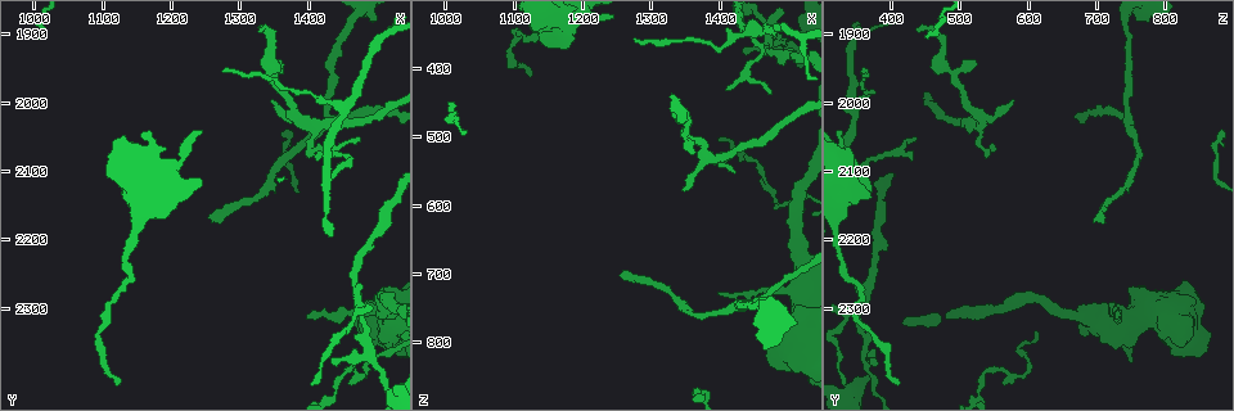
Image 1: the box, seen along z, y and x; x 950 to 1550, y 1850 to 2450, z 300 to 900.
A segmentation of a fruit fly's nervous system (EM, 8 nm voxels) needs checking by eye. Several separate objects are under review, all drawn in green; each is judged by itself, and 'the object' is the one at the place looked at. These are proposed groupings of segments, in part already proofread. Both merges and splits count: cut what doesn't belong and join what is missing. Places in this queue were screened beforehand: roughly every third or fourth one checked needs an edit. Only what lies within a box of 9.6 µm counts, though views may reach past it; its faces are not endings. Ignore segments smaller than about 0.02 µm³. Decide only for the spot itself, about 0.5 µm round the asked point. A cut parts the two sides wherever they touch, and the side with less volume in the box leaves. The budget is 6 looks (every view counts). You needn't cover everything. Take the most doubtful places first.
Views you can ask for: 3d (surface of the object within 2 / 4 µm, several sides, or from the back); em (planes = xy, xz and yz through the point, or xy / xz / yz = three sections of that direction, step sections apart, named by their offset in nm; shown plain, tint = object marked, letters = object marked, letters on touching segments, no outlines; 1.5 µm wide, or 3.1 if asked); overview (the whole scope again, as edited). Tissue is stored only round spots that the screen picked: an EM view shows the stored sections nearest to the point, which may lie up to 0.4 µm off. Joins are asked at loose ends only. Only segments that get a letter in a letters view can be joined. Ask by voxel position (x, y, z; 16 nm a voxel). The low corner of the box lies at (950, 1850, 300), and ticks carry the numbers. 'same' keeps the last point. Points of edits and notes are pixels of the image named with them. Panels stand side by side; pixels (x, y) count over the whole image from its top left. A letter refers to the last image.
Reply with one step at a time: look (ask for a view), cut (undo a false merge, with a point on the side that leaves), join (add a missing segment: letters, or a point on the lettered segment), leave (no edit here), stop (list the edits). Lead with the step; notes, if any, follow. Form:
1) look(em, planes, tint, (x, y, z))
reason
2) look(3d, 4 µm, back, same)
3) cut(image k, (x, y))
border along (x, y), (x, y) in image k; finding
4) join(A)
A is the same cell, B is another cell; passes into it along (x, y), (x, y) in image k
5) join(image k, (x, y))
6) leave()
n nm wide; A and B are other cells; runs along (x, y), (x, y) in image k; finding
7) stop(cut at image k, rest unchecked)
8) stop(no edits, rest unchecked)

look(3d, 4 µm, (1335, 1895, 435))
thin end

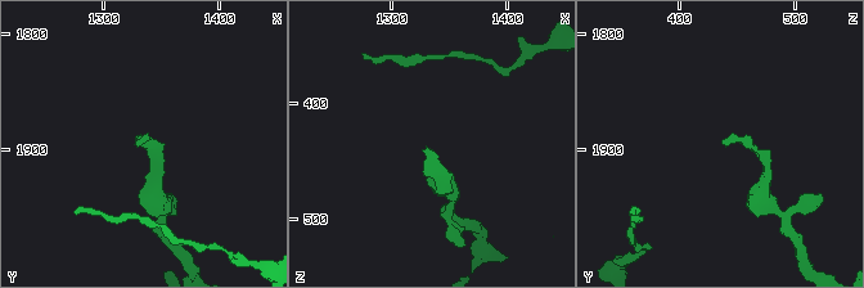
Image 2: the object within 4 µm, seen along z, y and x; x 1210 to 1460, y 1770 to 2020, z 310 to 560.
look(em, yz, step 8, letters, (1332, 1892, 438))

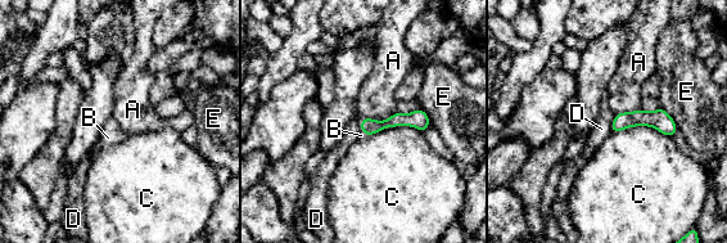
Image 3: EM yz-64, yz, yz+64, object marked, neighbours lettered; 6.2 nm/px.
look(em, planes, letters, same)
another direction

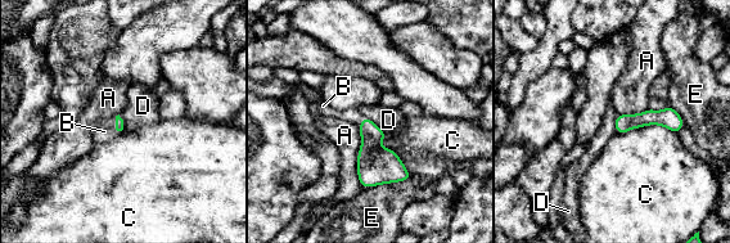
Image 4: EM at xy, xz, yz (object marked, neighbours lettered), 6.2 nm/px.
join(B)
C touches over 360 nm; B is the same cell, A, C, D and E are other cells; it goes on there

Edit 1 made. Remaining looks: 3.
look(overview)

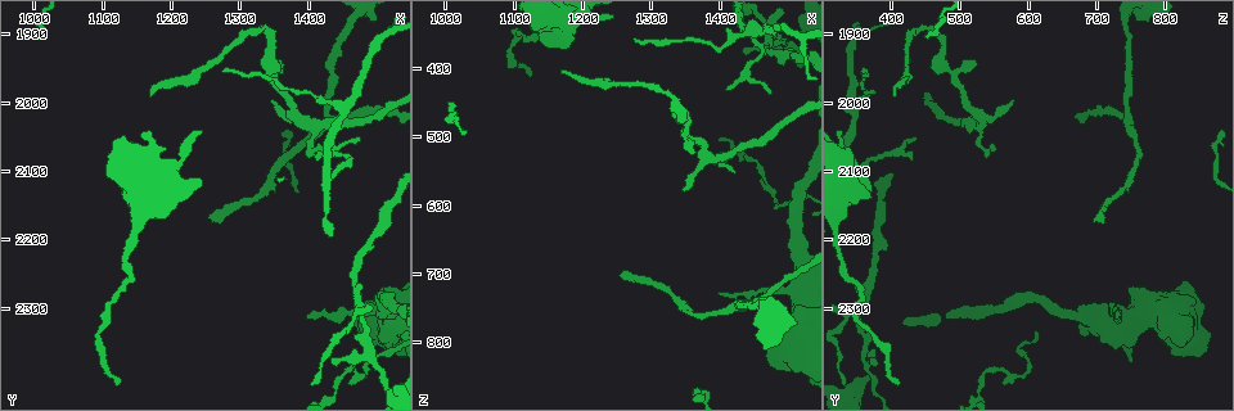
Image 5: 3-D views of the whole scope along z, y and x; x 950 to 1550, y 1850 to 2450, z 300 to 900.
look(em, planes, letters, (1350, 1995, 575))

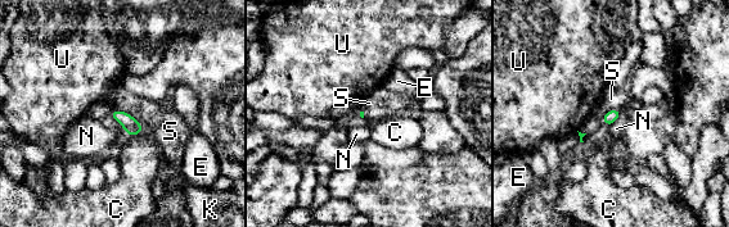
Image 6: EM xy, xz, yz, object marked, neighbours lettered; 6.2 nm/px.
leave()
C, E, K, N, S and U are other cells; border along (115, 108), (129, 113), (144, 130) in image 6; none of them fits

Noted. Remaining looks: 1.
stop(join at image 4, rest unchecked)

